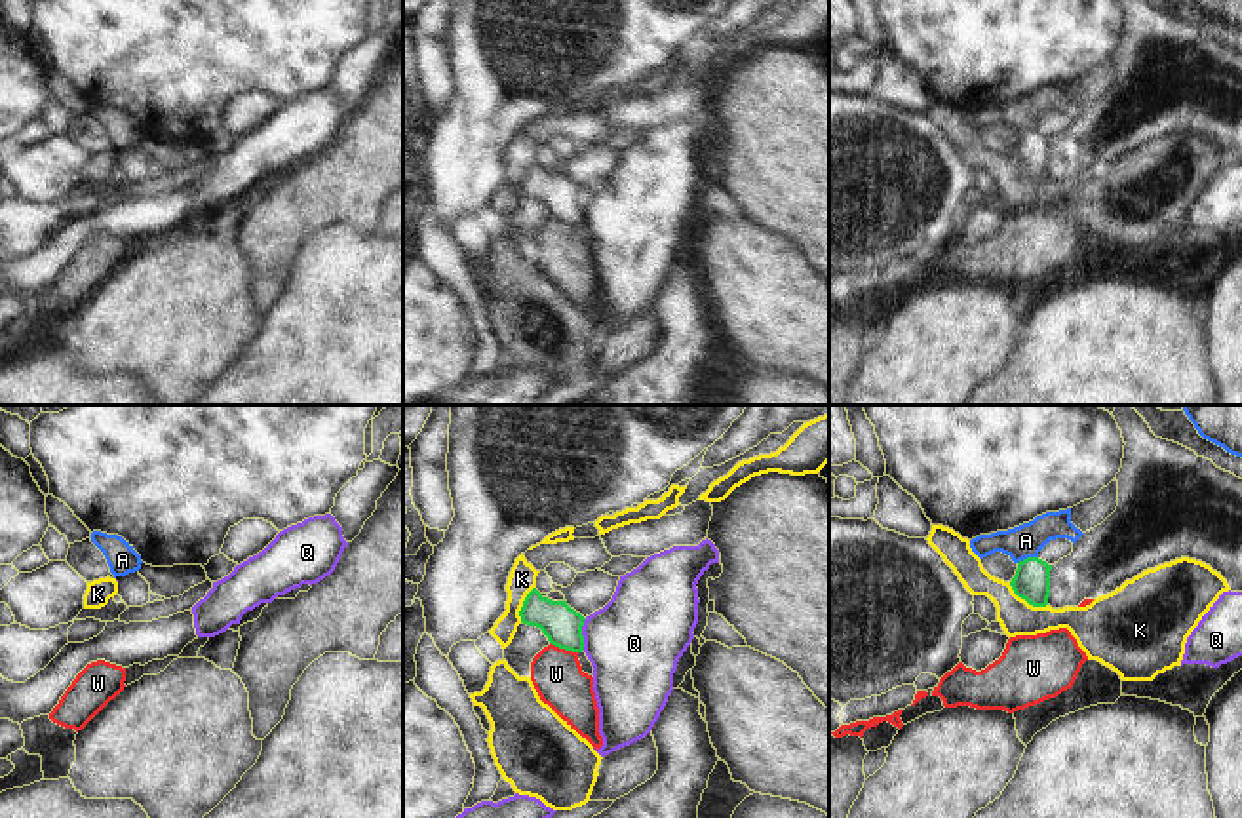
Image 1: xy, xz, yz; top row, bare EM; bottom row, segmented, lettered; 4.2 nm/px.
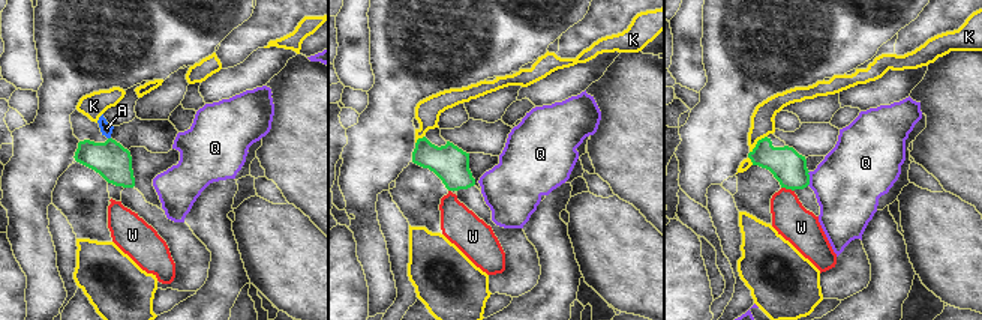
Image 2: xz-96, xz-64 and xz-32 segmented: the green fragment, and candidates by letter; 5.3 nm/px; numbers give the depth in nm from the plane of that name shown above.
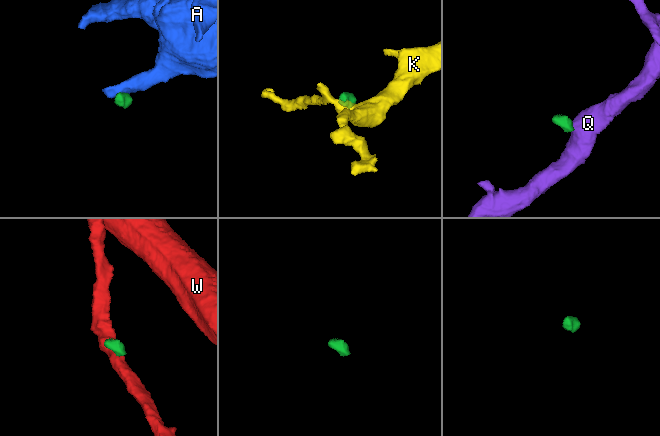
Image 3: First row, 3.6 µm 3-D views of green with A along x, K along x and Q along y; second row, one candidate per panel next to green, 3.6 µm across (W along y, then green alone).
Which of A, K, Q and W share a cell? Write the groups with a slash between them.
A / K / Q / W

